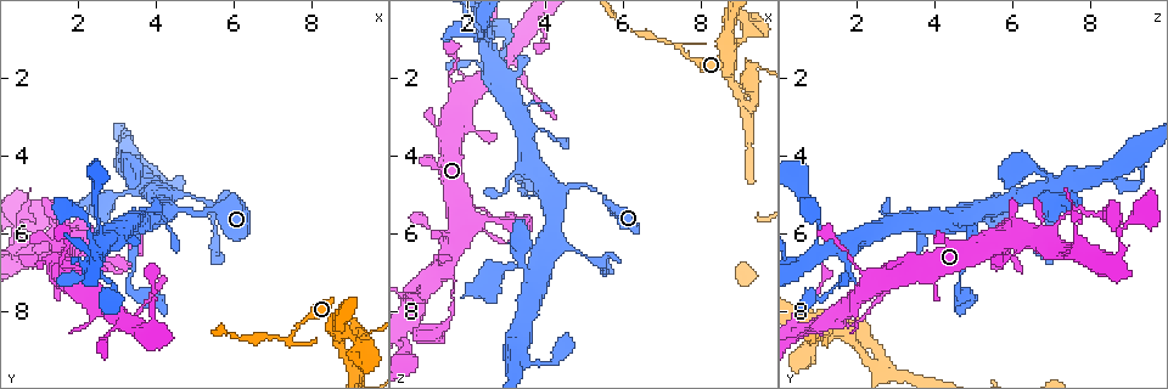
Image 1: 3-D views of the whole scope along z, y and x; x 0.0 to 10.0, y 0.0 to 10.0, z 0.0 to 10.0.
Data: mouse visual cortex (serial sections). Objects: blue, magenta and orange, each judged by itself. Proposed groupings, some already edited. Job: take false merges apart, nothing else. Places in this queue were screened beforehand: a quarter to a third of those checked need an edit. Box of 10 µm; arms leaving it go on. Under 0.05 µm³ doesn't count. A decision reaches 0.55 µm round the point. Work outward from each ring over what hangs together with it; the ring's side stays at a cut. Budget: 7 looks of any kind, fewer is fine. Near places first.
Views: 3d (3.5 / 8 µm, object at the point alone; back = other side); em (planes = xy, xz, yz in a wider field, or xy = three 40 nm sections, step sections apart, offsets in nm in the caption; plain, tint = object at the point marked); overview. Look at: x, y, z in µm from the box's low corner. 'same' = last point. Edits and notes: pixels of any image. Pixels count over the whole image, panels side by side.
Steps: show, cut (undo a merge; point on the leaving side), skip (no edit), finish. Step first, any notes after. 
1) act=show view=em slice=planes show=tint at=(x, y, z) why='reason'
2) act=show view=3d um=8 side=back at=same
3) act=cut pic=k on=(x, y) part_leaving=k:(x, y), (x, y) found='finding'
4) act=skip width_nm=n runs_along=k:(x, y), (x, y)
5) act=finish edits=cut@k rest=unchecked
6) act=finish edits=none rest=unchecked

act=show view=3d um=8 at=(7.50, 8.70, 1.20) why='a fork'

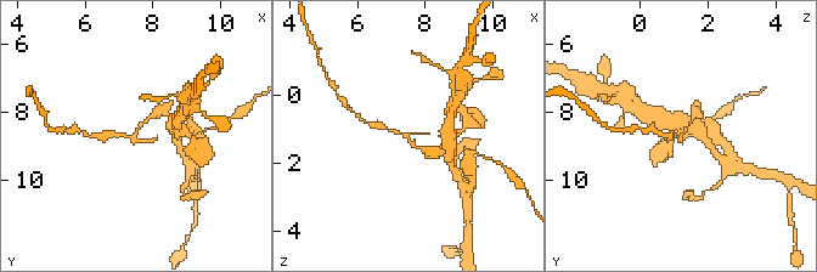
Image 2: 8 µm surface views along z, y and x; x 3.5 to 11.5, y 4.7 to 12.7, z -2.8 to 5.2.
act=show view=em slice=xy step=1 show=tint at=same

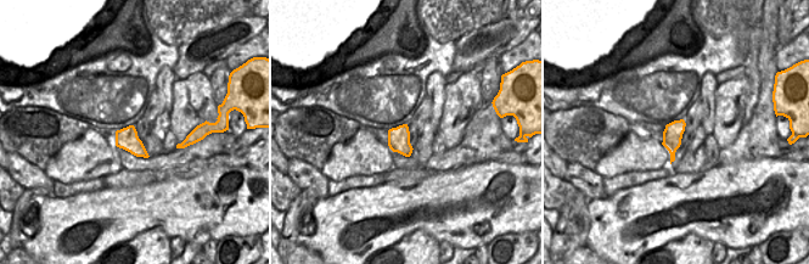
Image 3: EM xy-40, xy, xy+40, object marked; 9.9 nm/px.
act=cut pic=2 on=(672, 119) found='two cells meet here'

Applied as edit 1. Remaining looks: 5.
act=show view=overview

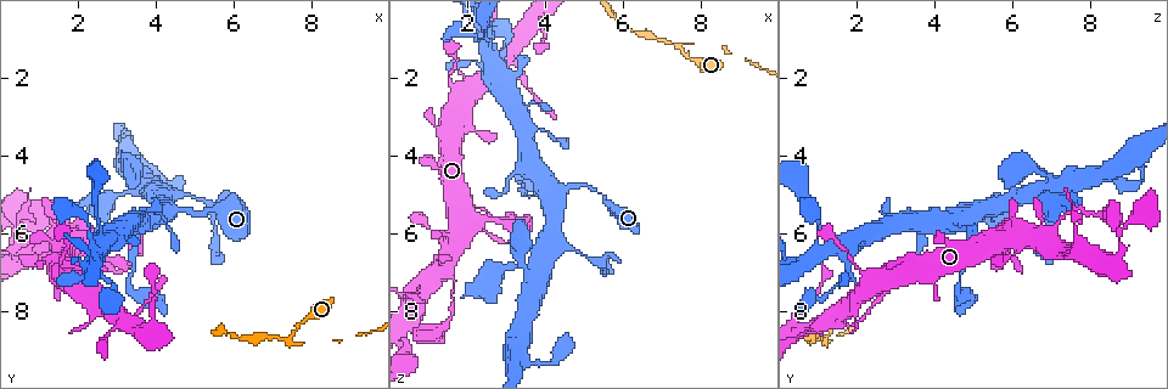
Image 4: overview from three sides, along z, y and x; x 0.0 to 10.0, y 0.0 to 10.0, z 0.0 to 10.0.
act=show view=3d um=3.5 at=(4.40, 5.45, 5.00) why='calibre changes'

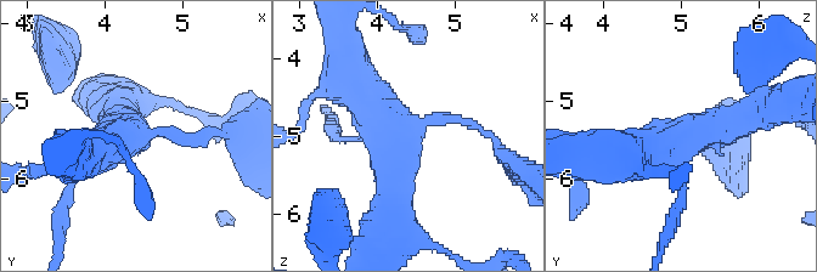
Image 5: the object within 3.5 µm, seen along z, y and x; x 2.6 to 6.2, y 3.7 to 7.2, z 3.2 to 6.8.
act=show view=em slice=xy step=5 show=tint at=(4.45, 5.50, 5.00) why='shape alone is not enough'

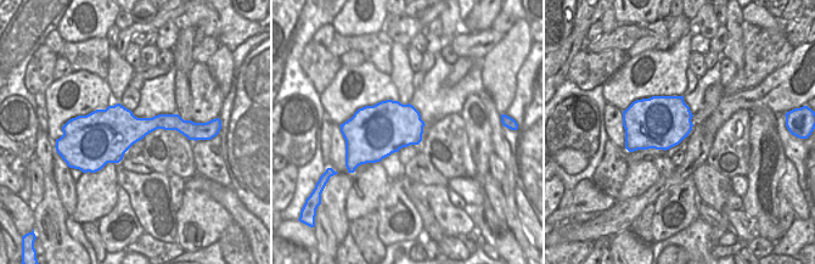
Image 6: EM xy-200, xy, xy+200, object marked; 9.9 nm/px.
act=show view=em slice=xy step=3 show=tint at=same why='another direction'

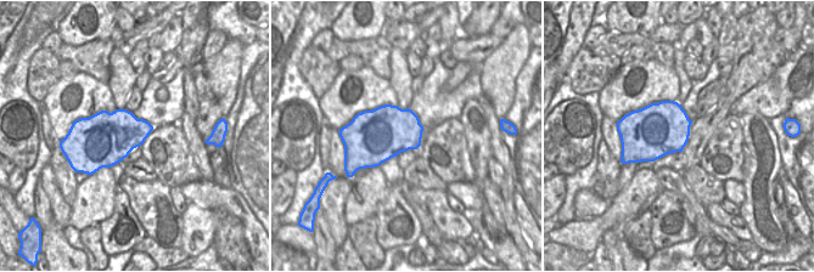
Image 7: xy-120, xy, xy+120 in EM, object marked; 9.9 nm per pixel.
act=skip runs_along=5:(482, 131), (429, 118), (400, 143), (393, 205) found='continuous, no second cell'

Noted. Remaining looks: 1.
act=finish edits=cut@2 rest=unchecked

